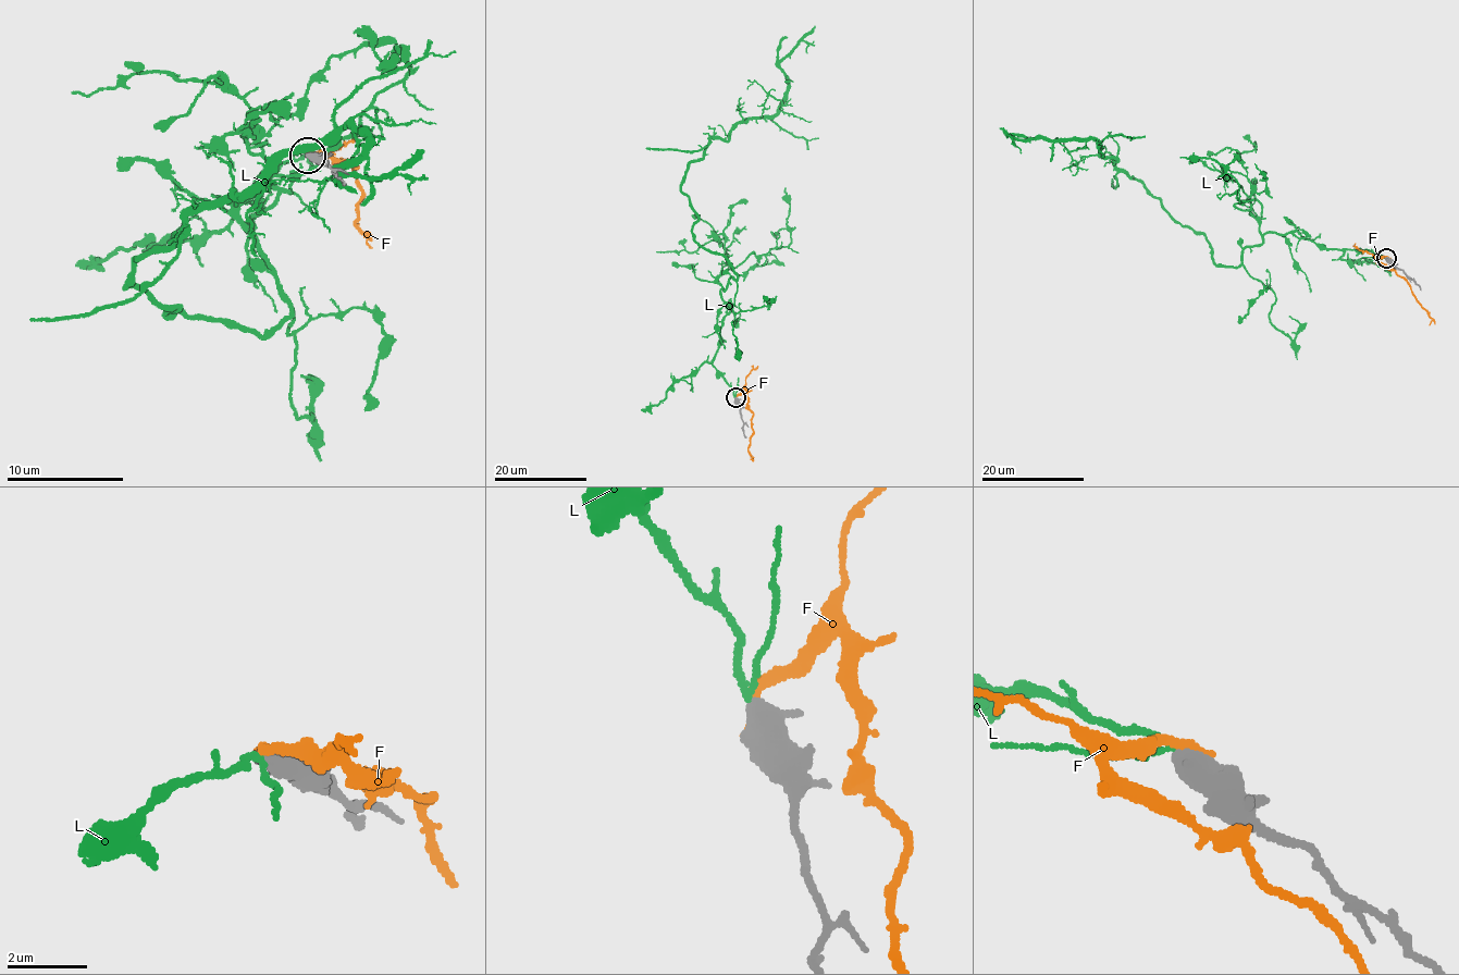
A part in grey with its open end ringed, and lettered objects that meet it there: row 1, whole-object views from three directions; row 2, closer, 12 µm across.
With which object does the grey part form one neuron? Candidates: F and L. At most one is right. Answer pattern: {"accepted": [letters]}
{"accepted": ["L"]}

